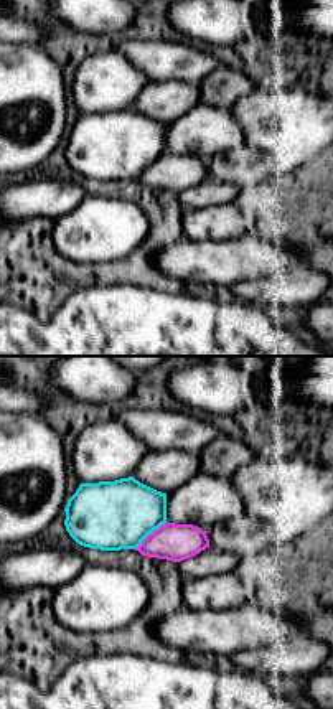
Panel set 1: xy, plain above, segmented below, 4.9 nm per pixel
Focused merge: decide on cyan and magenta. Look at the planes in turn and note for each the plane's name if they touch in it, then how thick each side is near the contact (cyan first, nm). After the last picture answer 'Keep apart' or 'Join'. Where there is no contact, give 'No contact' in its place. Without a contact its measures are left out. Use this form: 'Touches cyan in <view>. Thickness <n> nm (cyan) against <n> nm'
Touches cyan in xy. Thickness 340 nm (cyan) against 180 nm

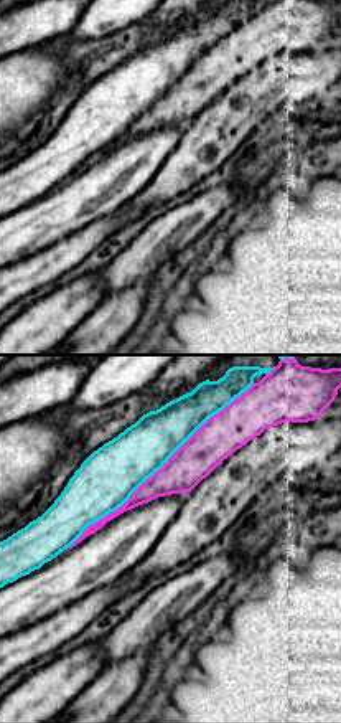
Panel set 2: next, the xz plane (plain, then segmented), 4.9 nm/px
Touches cyan in xz. Thickness 280 nm (cyan) against 190 nm

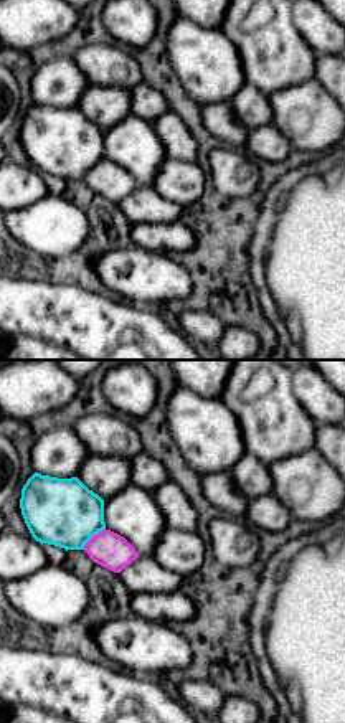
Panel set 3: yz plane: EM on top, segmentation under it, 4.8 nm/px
Touches cyan in yz. Thickness 340 nm (cyan) against 170 nm

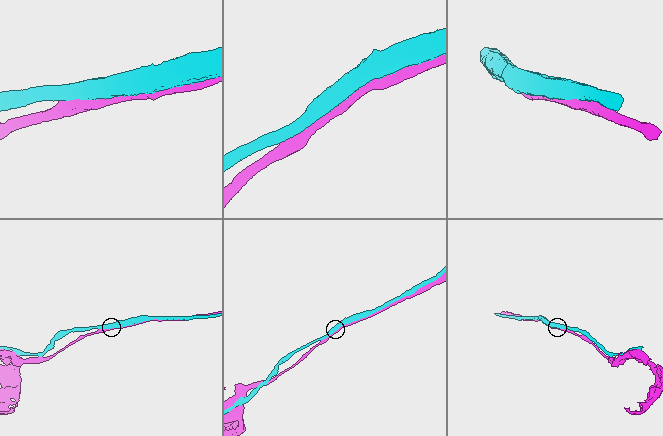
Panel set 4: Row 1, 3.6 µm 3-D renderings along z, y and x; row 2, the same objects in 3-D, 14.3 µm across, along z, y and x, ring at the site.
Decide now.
Keep apart

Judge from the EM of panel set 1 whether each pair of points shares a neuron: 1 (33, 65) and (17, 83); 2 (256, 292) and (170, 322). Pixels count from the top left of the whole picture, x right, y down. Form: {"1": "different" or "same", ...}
{"1": "same", "2": "different"}

